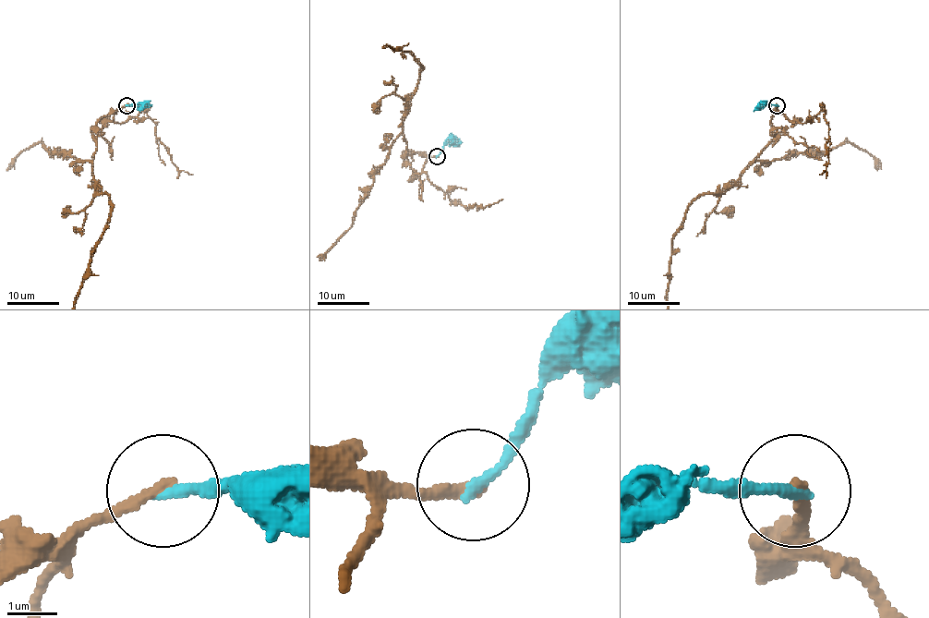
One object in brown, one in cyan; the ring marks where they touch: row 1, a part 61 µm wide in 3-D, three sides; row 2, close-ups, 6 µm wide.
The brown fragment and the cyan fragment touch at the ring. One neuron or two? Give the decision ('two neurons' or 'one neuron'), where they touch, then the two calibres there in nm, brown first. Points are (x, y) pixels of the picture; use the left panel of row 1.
two neurons; at (126, 105); 240 nm thick on the brown side, 200 nm on the other

